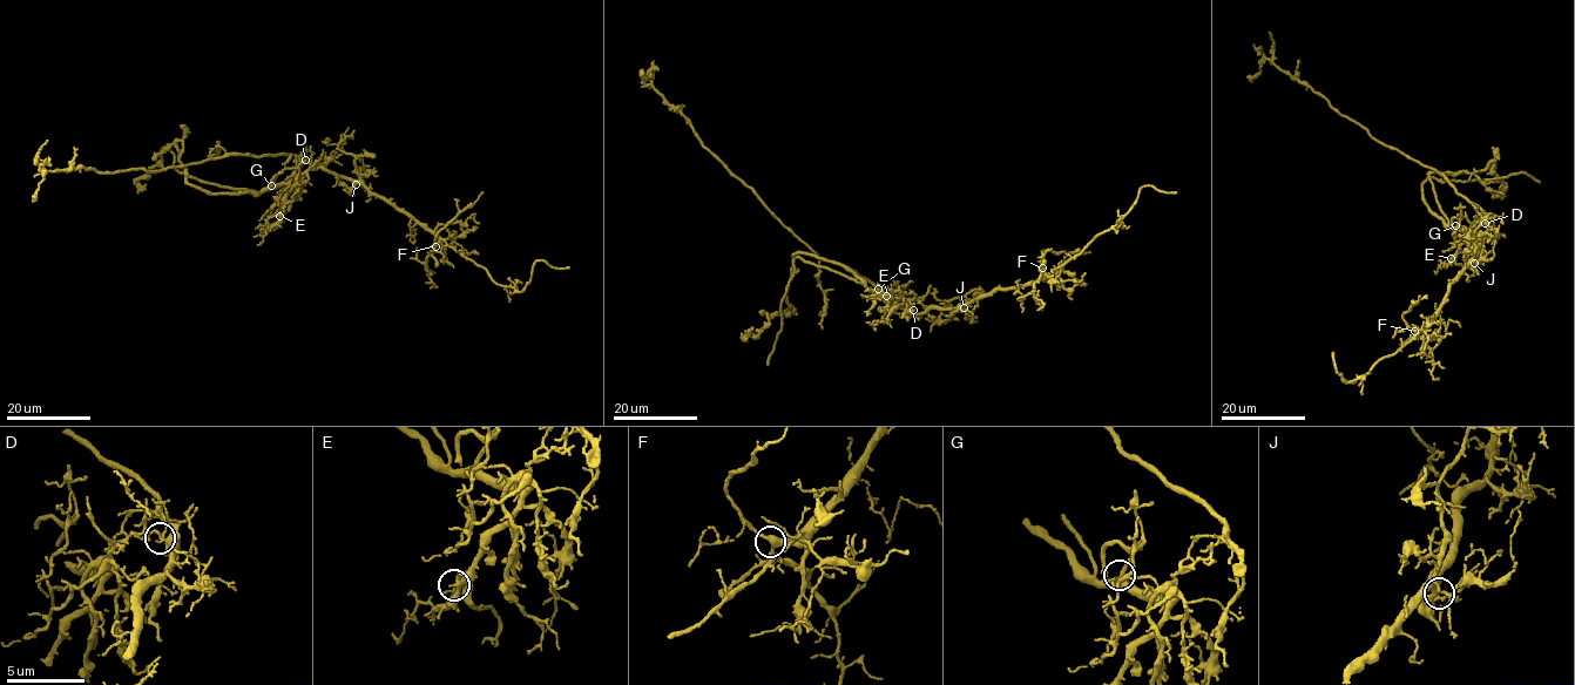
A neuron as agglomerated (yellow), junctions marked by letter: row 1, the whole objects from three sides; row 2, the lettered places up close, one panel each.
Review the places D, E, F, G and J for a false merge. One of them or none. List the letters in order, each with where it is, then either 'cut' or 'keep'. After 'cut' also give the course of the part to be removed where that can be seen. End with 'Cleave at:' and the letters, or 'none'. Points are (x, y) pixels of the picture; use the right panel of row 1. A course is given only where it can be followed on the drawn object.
D: (1485, 223) | cut | (1485, 223), (1468, 232), (1451, 226), (1428, 175), (1475, 173), (1492, 161), (1505, 184), (1500, 194), (1493, 192)
E: (1451, 258) | keep
F: (1414, 331) | keep
G: (1455, 225) | keep
J: (1474, 263) | keep
Cleave at: D

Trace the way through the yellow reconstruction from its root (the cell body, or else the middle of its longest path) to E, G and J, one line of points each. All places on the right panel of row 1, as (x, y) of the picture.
E: (1485, 216), (1469, 226), (1467, 241), (1451, 258)
G: (1485, 216), (1468, 232), (1455, 225)
J: (1485, 216), (1487, 228), (1479, 239), (1474, 263)

